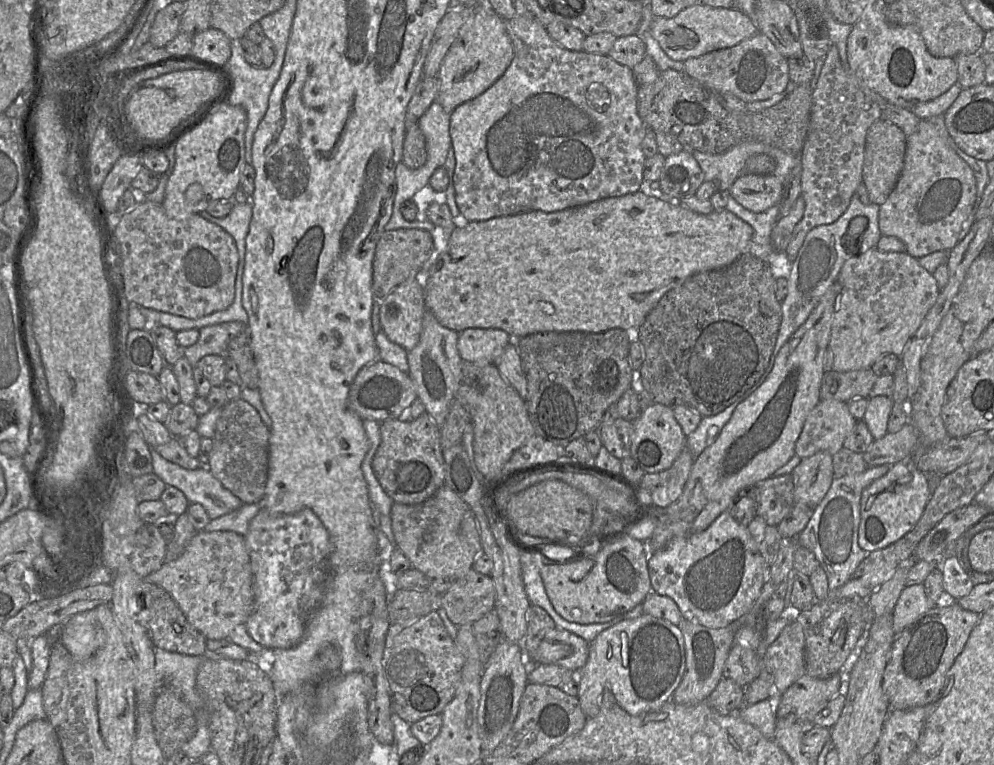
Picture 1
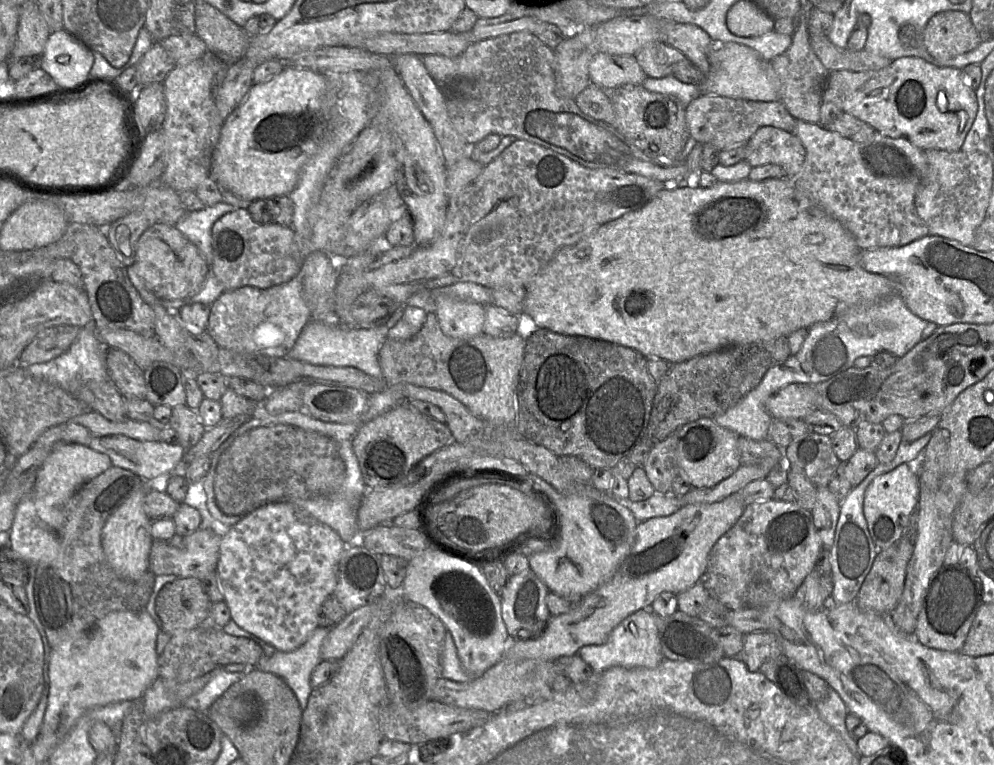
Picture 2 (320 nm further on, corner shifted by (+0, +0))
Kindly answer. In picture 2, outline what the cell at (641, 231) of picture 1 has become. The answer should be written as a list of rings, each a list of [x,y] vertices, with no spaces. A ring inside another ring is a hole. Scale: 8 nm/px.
[[[789,177],[753,181],[719,182],[711,187],[663,189],[643,208],[624,214],[599,227],[578,243],[560,249],[551,261],[524,286],[522,314],[532,318],[538,328],[555,333],[601,339],[632,348],[645,358],[659,358],[669,364],[689,360],[727,347],[747,344],[768,346],[780,337],[826,322],[845,309],[897,294],[898,285],[890,277],[866,271],[860,262],[861,249],[854,237],[812,198],[800,191]]]

